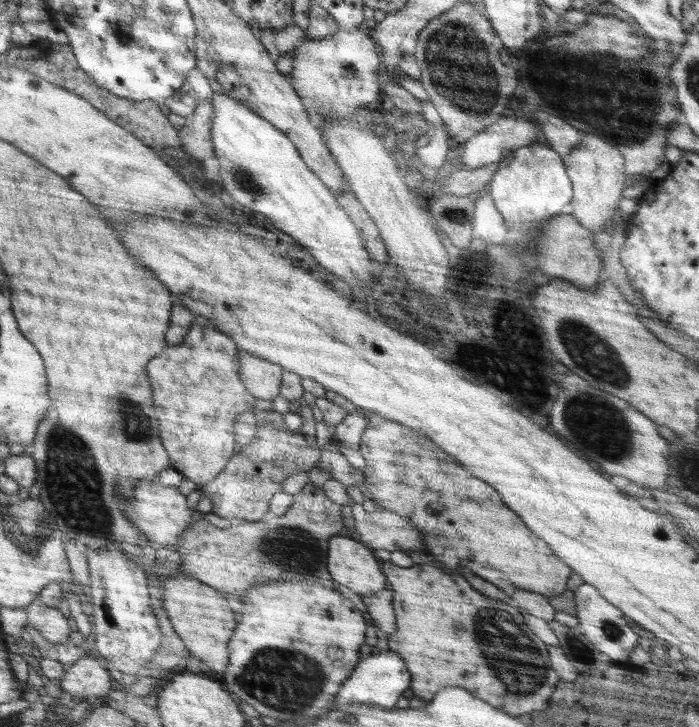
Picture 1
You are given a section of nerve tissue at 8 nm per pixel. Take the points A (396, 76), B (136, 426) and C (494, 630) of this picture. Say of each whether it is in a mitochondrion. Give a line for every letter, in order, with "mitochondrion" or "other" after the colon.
A: other
B: mitochondrion
C: mitochondrion

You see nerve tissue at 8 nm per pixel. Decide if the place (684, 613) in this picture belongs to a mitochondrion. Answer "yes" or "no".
no

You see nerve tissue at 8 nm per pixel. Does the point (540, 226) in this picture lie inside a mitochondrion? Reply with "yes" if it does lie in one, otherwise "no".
no

